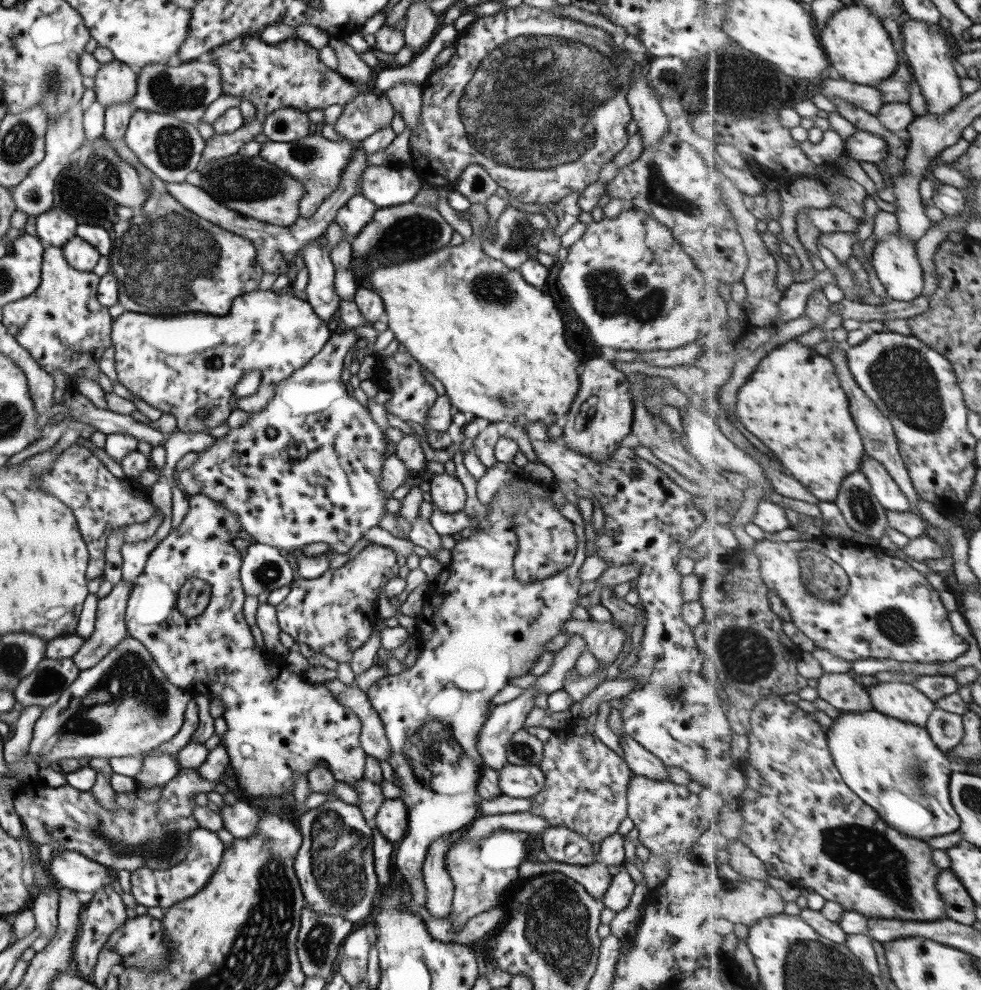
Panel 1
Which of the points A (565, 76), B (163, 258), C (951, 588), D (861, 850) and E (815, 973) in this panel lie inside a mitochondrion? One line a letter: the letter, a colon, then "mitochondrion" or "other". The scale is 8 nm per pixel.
A: mitochondrion
B: mitochondrion
C: other
D: mitochondrion
E: mitochondrion

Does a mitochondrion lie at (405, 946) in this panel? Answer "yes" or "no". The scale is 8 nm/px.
no

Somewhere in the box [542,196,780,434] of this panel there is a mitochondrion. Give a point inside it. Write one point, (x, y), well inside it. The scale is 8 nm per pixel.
(614, 297)

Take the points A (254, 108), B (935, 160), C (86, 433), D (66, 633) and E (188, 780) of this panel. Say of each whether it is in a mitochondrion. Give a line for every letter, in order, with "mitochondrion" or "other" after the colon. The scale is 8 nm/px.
A: other
B: other
C: other
D: other
E: other

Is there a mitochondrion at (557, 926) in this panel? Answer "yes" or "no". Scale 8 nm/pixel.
yes

